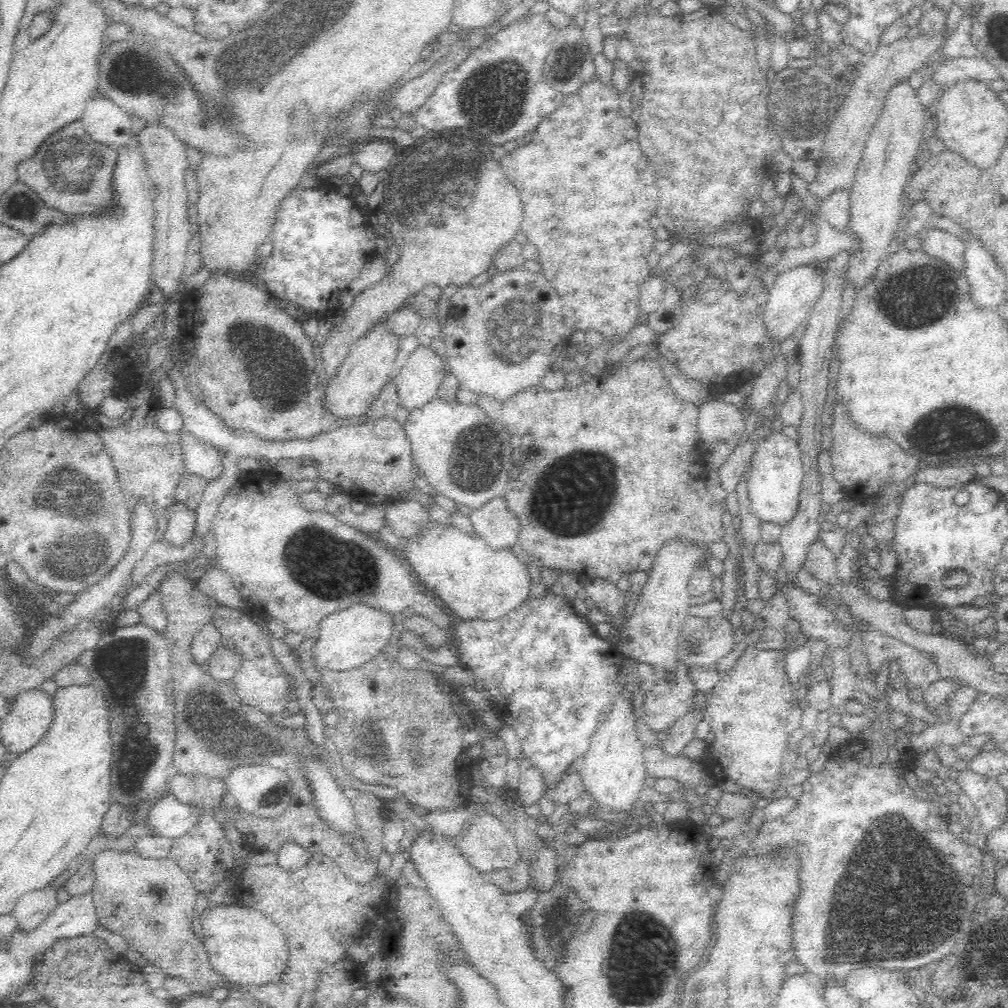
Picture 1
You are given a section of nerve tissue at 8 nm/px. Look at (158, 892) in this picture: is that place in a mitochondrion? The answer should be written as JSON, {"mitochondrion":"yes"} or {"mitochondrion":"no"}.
{"mitochondrion":"no"}

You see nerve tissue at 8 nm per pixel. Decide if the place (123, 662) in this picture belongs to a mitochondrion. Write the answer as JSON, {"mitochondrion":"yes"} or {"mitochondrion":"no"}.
{"mitochondrion":"yes"}

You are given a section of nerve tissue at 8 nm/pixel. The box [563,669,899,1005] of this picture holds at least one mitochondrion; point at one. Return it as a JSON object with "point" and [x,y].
{"point":[643,930]}

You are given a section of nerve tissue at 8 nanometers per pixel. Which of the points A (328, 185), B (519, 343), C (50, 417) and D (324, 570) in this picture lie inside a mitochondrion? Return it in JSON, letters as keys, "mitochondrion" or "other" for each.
{"A":"other","B":"mitochondrion","C":"other","D":"mitochondrion"}

